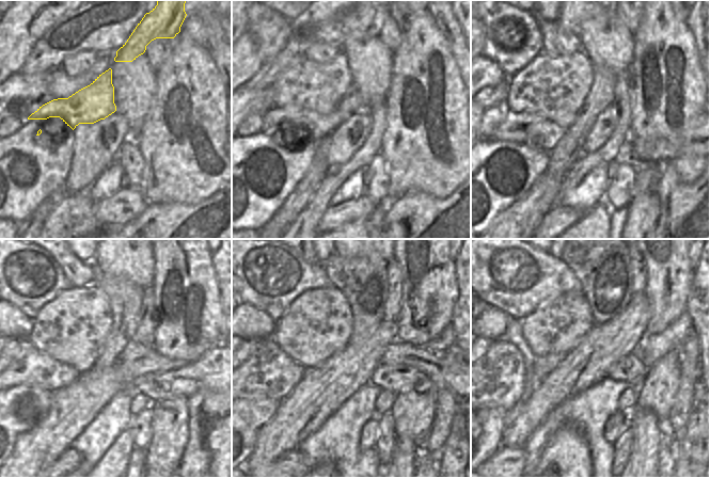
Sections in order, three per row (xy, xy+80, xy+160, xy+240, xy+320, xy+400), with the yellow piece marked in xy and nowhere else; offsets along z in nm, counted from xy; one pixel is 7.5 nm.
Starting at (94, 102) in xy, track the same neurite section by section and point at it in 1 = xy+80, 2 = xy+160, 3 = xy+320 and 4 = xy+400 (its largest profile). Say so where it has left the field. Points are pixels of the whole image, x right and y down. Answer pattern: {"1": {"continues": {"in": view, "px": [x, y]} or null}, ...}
{"1": {"continues": {"in": "xy+80", "px": [292, 125]}}, "2": {"continues": {"in": "xy+160", "px": [530, 129]}}, "3": {"continues": {"in": "xy+320", "px": [268, 373]}}, "4": {"continues": {"in": "xy+400", "px": [496, 380]}}}

